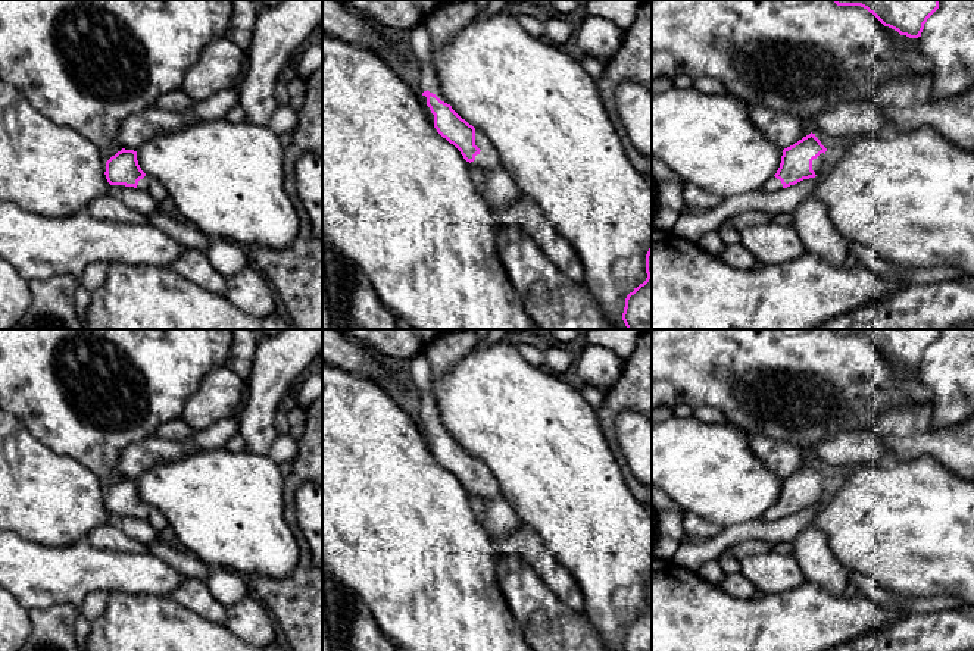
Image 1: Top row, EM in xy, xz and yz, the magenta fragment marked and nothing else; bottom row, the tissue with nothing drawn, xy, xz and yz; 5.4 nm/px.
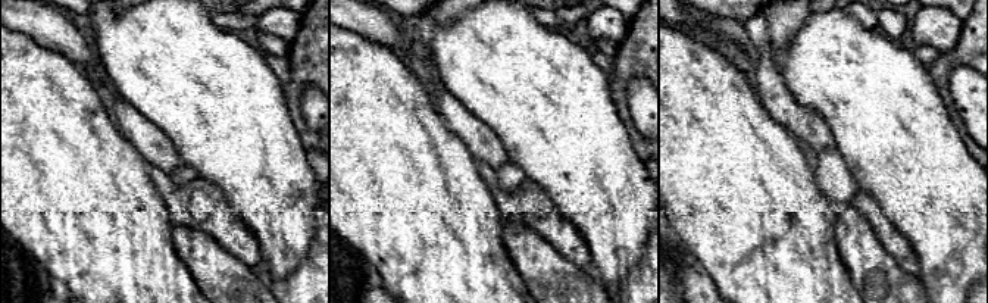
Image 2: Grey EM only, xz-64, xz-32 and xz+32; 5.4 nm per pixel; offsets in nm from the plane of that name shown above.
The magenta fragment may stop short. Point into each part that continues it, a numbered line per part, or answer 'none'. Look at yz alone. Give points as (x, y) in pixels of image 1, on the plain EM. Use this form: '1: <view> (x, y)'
1: yz (817, 493)

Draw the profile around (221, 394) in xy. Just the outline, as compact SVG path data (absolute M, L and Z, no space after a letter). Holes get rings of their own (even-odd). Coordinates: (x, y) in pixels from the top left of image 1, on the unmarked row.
M218 366L202 381L199 389L185 401L181 419L196 431L215 422L238 416L246 398L247 382L227 366Z

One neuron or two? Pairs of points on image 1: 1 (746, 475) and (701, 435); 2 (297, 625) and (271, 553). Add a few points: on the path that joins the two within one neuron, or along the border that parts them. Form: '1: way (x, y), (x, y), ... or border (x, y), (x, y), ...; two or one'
1: way (734, 469), (712, 447); one
2: border (293, 569), (283, 578), (247, 578); two

